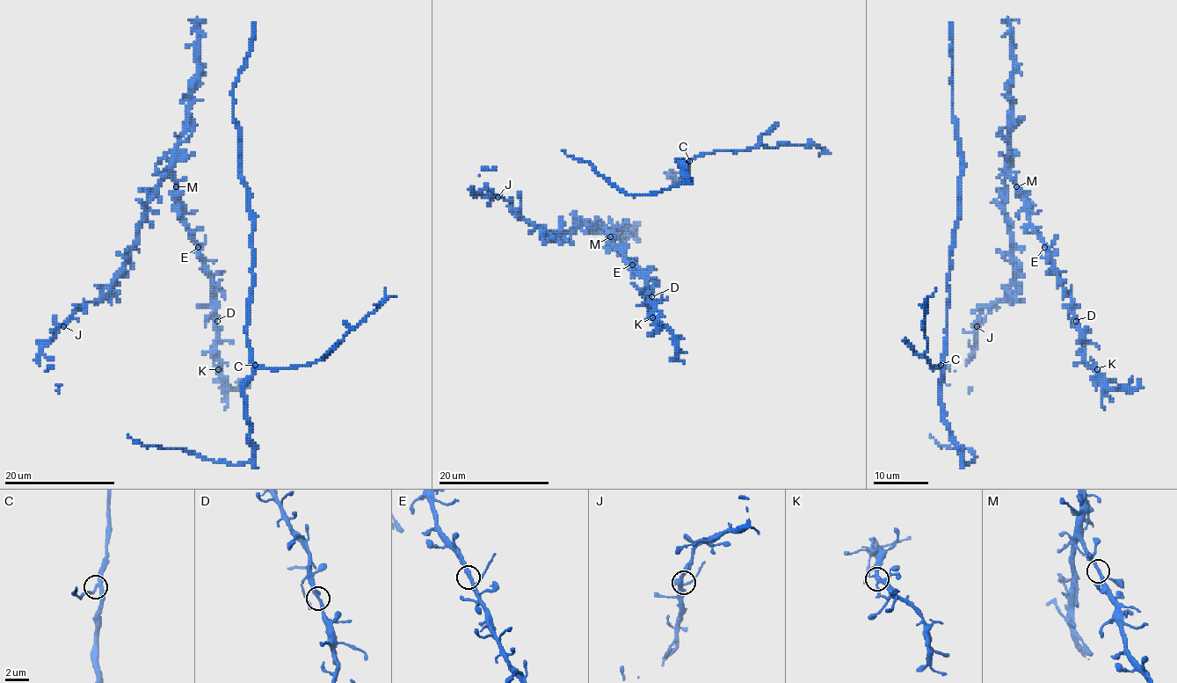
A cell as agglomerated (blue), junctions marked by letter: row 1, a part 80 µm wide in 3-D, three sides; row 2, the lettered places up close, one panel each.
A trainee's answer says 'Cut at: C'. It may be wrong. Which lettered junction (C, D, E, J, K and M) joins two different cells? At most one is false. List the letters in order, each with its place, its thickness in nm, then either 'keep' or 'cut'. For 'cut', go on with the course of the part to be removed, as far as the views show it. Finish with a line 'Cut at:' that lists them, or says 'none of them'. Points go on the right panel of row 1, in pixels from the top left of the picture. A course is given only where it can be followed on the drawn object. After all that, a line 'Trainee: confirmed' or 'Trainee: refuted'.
C: at (940, 365); 300 nm thick; keep
D: at (1076, 321); 280 nm thick; keep
E: at (1044, 247); 280 nm thick; keep
J: at (977, 326); 300 nm thick; keep
K: at (1097, 369); 280 nm thick; keep
M: at (1016, 186); 240 nm thick; keep
Cut at: none of them
Trainee: refuted

